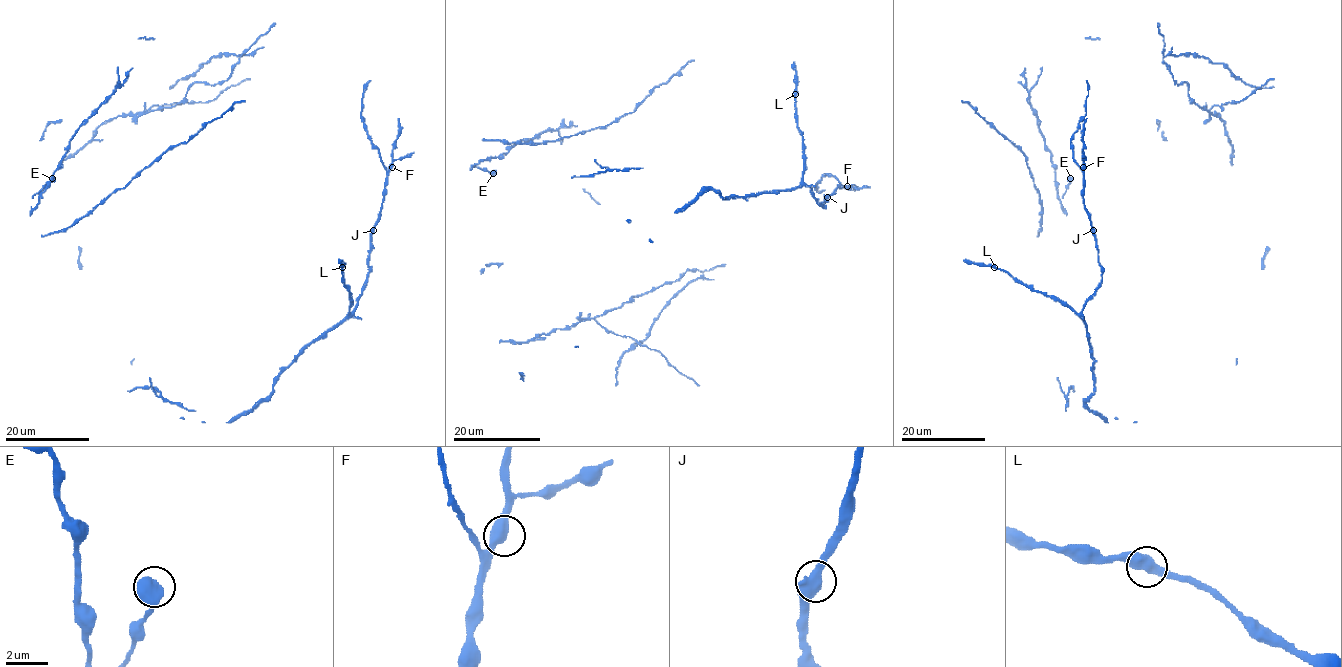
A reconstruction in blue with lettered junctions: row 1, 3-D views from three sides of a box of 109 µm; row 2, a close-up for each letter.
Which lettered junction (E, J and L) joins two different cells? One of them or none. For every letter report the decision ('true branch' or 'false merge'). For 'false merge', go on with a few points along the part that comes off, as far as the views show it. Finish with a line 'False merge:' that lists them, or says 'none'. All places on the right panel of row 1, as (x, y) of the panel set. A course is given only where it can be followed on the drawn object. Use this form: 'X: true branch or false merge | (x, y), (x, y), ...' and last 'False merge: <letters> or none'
E: true branch
J: true branch
L: true branch
False merge: none

